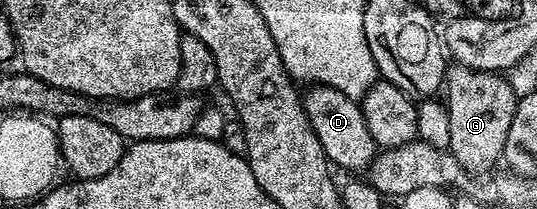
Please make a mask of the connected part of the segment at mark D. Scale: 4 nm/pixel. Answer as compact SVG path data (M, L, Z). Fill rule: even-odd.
M320 83L310 86L307 91L302 98L303 107L306 109L310 124L313 125L313 131L321 141L322 148L325 149L328 162L336 168L364 172L371 166L379 148L368 130L362 106L340 90Z

